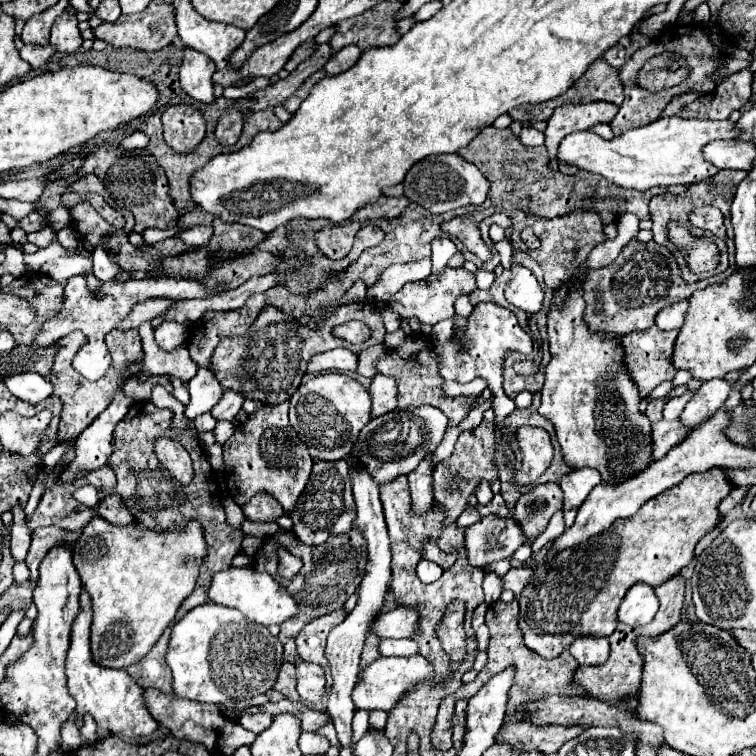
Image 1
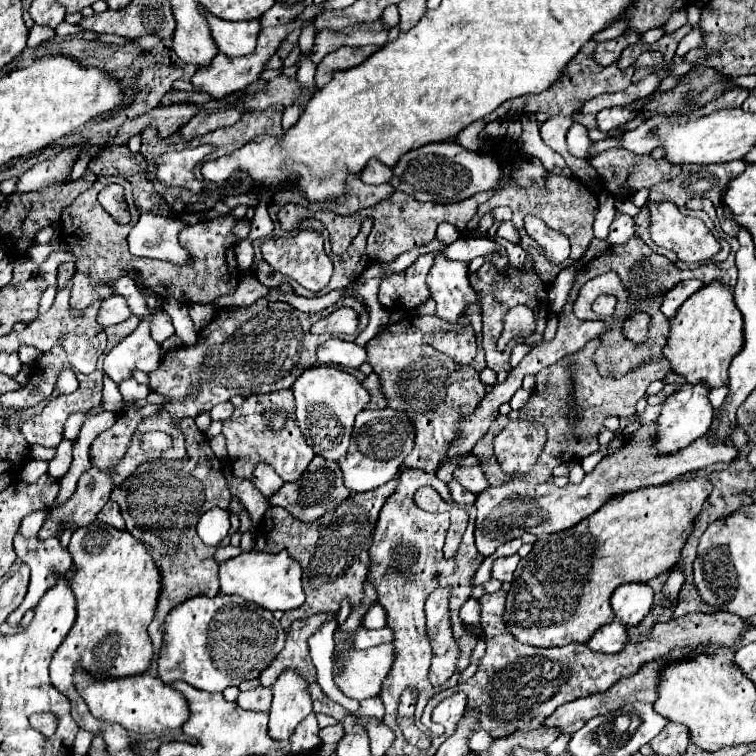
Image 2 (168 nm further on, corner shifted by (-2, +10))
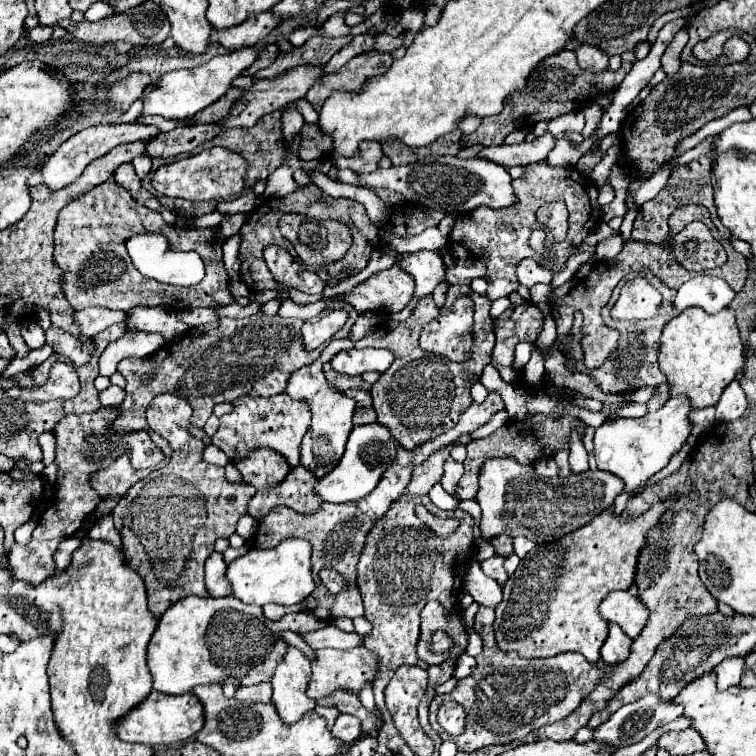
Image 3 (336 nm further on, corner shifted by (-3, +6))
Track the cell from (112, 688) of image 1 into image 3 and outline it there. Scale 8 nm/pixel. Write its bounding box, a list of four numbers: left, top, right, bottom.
[115,690,203,744]

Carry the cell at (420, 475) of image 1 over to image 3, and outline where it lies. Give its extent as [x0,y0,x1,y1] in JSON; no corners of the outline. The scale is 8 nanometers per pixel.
[355,286,495,450]

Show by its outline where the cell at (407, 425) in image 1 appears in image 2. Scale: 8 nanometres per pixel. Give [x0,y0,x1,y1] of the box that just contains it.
[338,408,414,492]

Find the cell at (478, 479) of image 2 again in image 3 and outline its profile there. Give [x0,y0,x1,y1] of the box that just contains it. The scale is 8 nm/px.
[441,458,463,494]

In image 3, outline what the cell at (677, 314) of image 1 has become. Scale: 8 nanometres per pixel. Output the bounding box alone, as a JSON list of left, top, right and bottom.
[673,274,733,314]

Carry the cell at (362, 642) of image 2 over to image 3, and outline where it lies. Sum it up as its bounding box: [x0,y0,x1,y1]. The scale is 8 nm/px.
[303,626,365,650]

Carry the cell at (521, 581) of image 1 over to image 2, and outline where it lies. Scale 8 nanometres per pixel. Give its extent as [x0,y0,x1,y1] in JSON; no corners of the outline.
[492,554,520,582]

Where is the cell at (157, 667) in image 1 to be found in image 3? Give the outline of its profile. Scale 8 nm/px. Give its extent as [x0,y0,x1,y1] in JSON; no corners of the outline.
[113,394,257,618]

